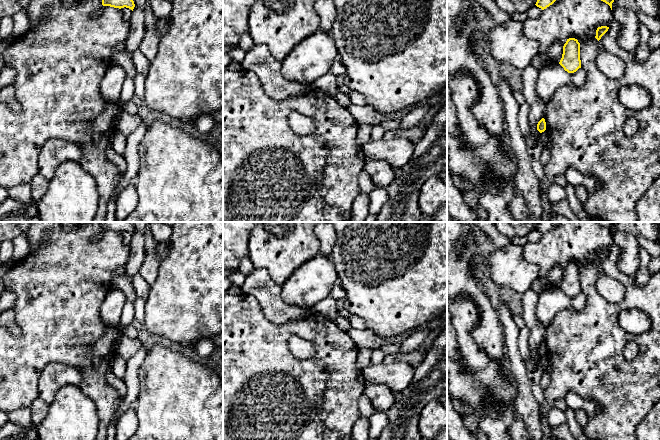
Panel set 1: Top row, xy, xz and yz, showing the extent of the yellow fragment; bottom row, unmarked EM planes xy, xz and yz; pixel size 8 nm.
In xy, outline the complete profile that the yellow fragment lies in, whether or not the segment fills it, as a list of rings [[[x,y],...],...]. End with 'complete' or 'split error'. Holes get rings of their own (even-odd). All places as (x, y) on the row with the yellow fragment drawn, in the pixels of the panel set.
[[[102,0],[103,6],[110,6],[114,8],[129,8],[133,11],[135,4],[133,0]]]; complete

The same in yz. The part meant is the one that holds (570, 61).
[[[567,39],[563,46],[563,54],[559,64],[568,73],[574,73],[581,68],[580,43],[577,39]]]; complete

